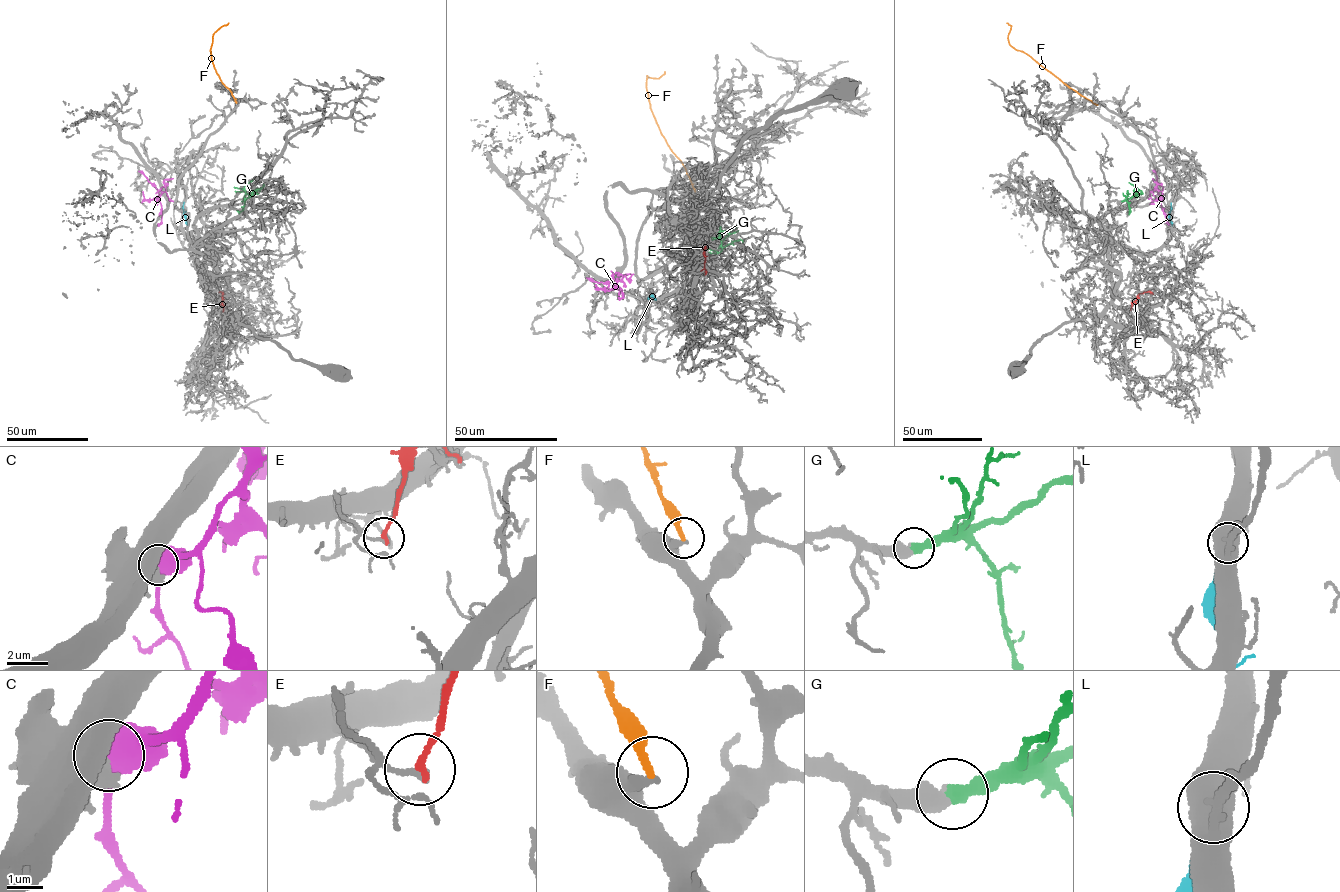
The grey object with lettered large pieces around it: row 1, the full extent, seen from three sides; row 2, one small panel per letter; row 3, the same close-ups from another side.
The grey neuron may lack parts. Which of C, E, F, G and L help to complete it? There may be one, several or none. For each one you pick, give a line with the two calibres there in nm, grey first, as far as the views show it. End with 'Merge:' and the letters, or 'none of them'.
G: calibres 550 and 480 nm
Merge: G

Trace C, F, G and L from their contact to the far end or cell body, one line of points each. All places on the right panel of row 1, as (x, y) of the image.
C: (1150, 192), (1156, 186), (1161, 192), (1162, 210), (1168, 225)
F: (1097, 104), (1029, 55), (1015, 49), (1009, 43), (1011, 26), (1006, 23)
G: (1122, 201), (1138, 196), (1133, 190), (1136, 187)
L: (1171, 203), (1169, 217), (1172, 225)

